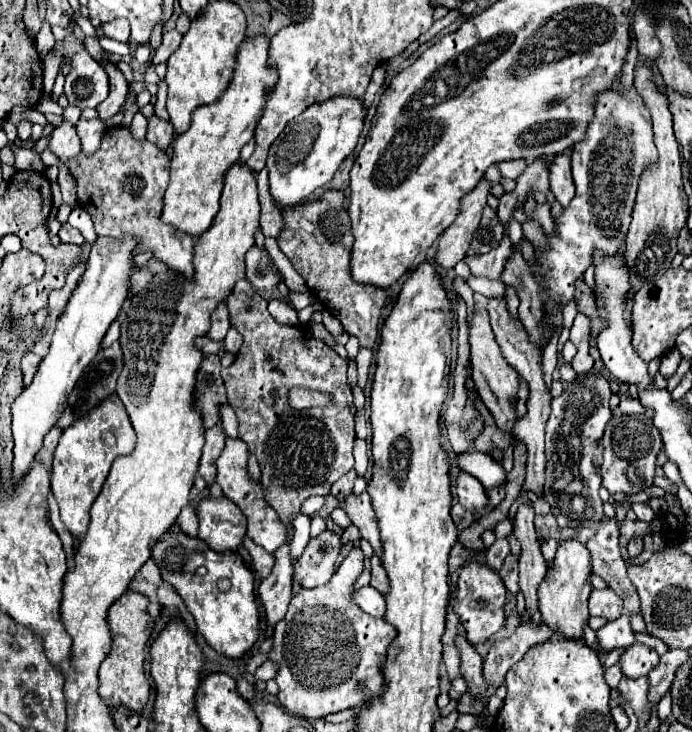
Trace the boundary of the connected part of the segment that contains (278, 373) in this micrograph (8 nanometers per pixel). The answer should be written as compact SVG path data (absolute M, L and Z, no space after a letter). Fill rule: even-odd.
M241 278L241 280L235 284L235 288L231 290L231 294L229 294L227 300L225 300L225 306L229 308L231 326L237 328L237 332L243 336L243 346L241 346L241 350L237 352L235 362L233 362L227 370L221 370L221 378L223 378L223 382L225 382L225 390L227 390L227 400L229 400L229 404L233 406L233 410L235 410L235 414L237 414L237 420L239 420L239 436L247 442L247 446L249 446L249 454L255 454L255 456L257 456L257 462L259 462L259 466L261 466L261 474L263 474L263 476L261 476L261 486L263 486L265 500L267 500L267 504L269 504L271 508L275 508L275 512L279 514L281 522L285 522L285 526L291 528L291 534L293 534L293 520L295 520L297 514L301 514L301 506L303 506L303 502L305 502L309 496L315 496L315 494L319 494L319 496L327 496L329 490L331 490L331 486L333 486L333 482L335 482L337 478L341 478L343 474L347 474L347 472L353 468L355 412L357 412L357 410L355 410L355 406L353 406L351 388L349 388L347 378L345 378L349 360L347 360L347 358L341 358L341 356L339 356L333 348L329 348L325 342L315 340L315 338L307 338L307 332L305 332L301 326L283 326L283 324L277 324L277 322L273 320L273 316L267 312L267 300L263 300L263 296L257 294L257 292L249 286L249 282L247 282L245 278ZM291 388L307 388L307 390L329 392L329 394L333 394L335 404L333 404L333 408L319 410L319 412L295 412L295 410L289 406L289 390L291 390Z

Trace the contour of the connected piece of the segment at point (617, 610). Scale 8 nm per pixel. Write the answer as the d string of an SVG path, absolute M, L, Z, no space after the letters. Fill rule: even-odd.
M609 588L593 590L589 596L589 614L617 620L623 614L623 600Z

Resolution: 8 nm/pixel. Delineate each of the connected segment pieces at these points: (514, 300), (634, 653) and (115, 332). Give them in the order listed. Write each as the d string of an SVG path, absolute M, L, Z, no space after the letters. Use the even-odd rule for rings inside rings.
M507 286L506 290L506 301L507 301L507 308L514 320L518 319L518 307L520 304L519 297L517 296L517 293L515 292L515 289L511 286Z
M635 642L633 646L629 646L619 660L621 672L629 678L645 676L653 666L657 666L657 662L659 662L659 654L641 642Z
M115 320L111 326L109 326L109 330L107 330L107 334L105 334L105 338L103 338L103 344L101 344L101 348L109 348L119 336L121 336L121 322L119 320Z

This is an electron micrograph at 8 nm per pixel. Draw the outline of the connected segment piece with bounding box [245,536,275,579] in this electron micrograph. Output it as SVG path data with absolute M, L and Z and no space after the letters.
M245 536L245 548L249 550L251 558L253 558L253 568L255 572L261 576L261 578L266 578L267 574L271 572L273 564L275 562L273 554L263 550L261 546L257 546L251 538Z

